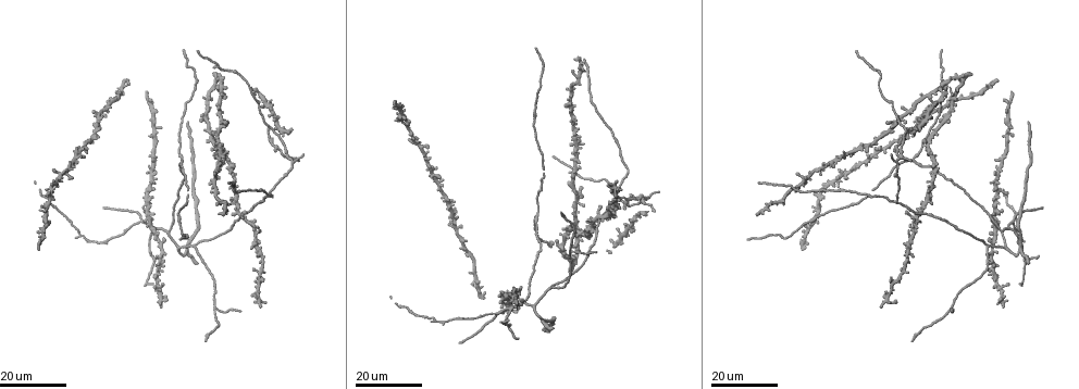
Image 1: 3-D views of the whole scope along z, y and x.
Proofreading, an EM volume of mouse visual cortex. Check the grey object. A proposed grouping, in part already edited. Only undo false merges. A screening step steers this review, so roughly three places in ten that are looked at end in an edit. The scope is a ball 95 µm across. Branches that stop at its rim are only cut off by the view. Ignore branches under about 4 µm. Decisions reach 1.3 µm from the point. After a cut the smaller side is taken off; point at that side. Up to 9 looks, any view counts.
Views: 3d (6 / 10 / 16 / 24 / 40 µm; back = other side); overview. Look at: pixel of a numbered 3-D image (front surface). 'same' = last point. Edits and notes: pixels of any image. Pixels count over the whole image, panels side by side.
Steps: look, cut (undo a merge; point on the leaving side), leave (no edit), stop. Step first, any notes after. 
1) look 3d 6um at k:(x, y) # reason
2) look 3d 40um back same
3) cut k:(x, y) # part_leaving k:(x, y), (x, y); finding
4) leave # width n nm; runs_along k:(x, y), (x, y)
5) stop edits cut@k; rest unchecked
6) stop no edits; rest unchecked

look 3d 24um at 1:(643, 200) # looks like a crossing

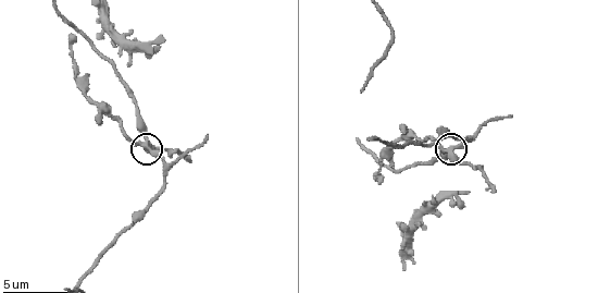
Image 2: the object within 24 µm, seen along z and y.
look 3d 6um at 2:(446, 150)

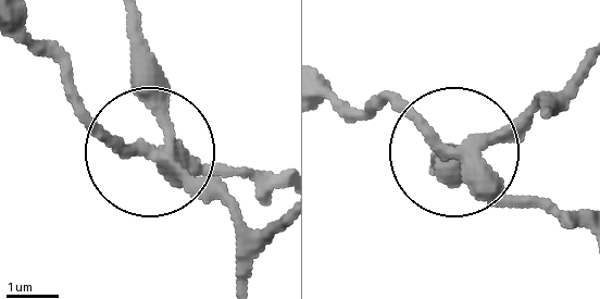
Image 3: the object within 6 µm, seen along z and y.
cut 3:(101, 133) # side_arm 13 um; arms 4; a second neuron is stuck on

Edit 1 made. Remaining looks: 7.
look overview

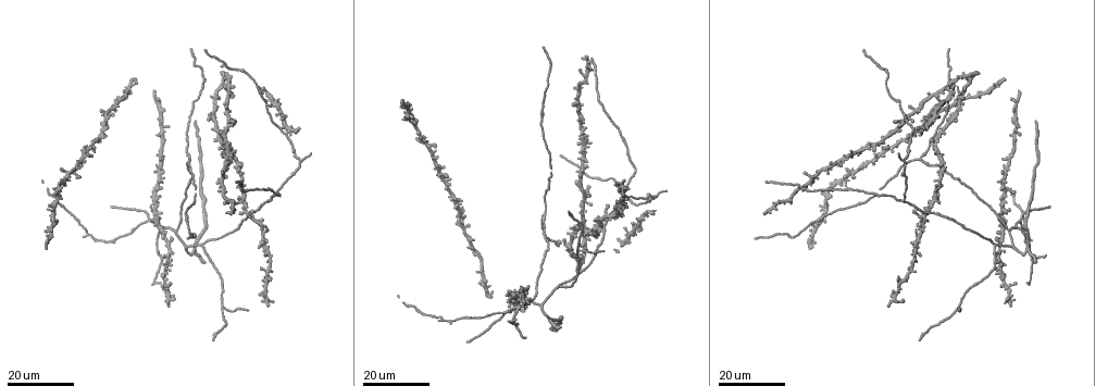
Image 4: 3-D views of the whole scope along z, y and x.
look 3d 16um at 4:(221, 306) # branch point

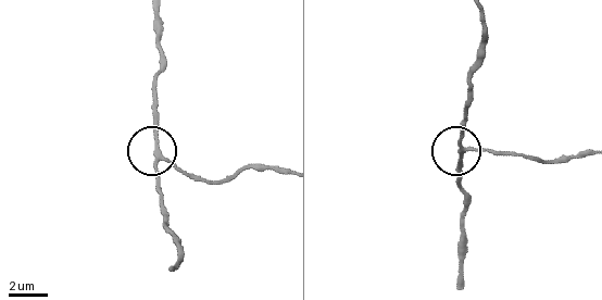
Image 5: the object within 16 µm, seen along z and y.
look 3d 10um at 5:(159, 159) # closer look

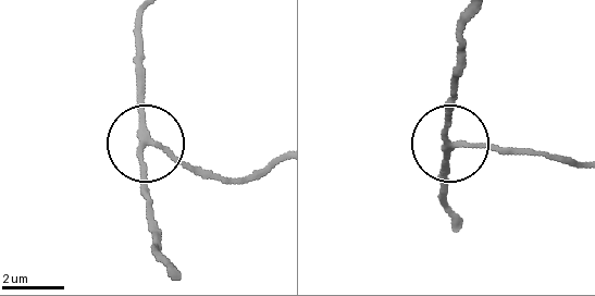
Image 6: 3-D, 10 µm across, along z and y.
leave # side_arm 9 um; runs_along 6:(145, 9), (143, 134), (202, 177); continuous, no second neuron

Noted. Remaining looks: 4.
look 3d 24um at 4:(922, 156) # side arm on a straight run

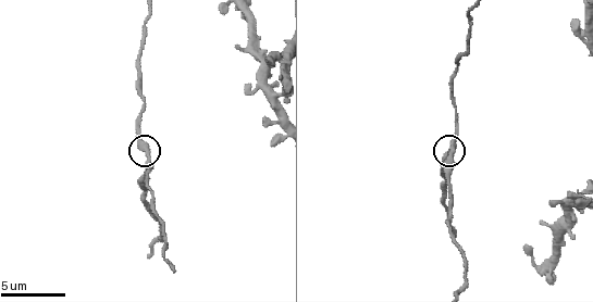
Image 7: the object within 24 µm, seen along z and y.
look 3d 10um at 7:(148, 160) # zoom in

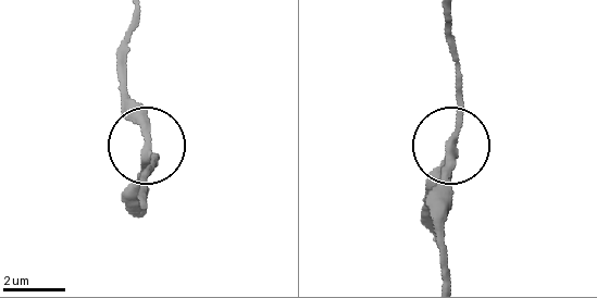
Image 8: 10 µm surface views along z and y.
leave # side_arm 43 um; one neuron here

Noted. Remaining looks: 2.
look 3d 24um at 4:(517, 309) # three-way junction

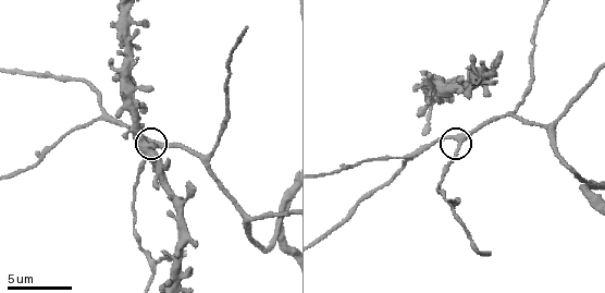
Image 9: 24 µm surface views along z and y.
look 3d 6um at 9:(460, 140)

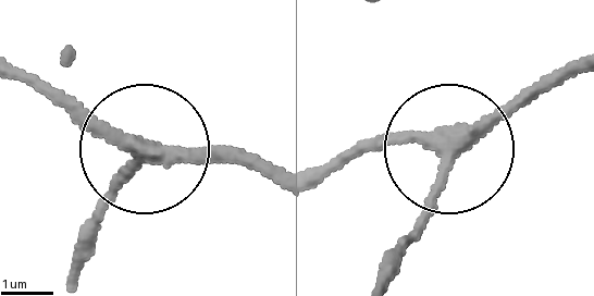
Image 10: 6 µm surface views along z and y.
leave # arms 3; runs_along 10:(577, 62), (460, 132), (395, 271); one neuron here

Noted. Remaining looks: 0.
stop edits cut@3; rest unchecked

